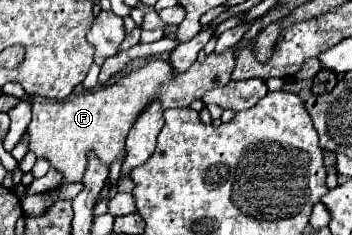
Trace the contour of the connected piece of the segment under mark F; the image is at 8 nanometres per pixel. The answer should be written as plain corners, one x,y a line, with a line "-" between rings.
235,44
231,48
227,48
225,52
217,54
211,52
201,60
195,60
193,68
189,68
187,72
173,72
173,66
169,60
151,60
147,66
133,70
131,74
119,78
117,82
103,86
103,88
95,88
91,92
85,92
81,96
75,96
71,100
65,102
45,102
45,100
35,100
33,102
33,120
27,128
29,134
29,150
33,150
37,154
37,158
47,158
51,162
51,166
55,170
59,170
65,178
65,182
81,182
89,158
87,152
95,152
95,156
111,166
115,160
125,160
125,138
133,126
133,122
137,120
137,116
149,106
153,104
153,100
157,100
161,104
161,108
185,108
189,106
193,100
199,100
207,90
217,88
217,86
225,86
231,82
231,72
235,68
235,52
241,46

